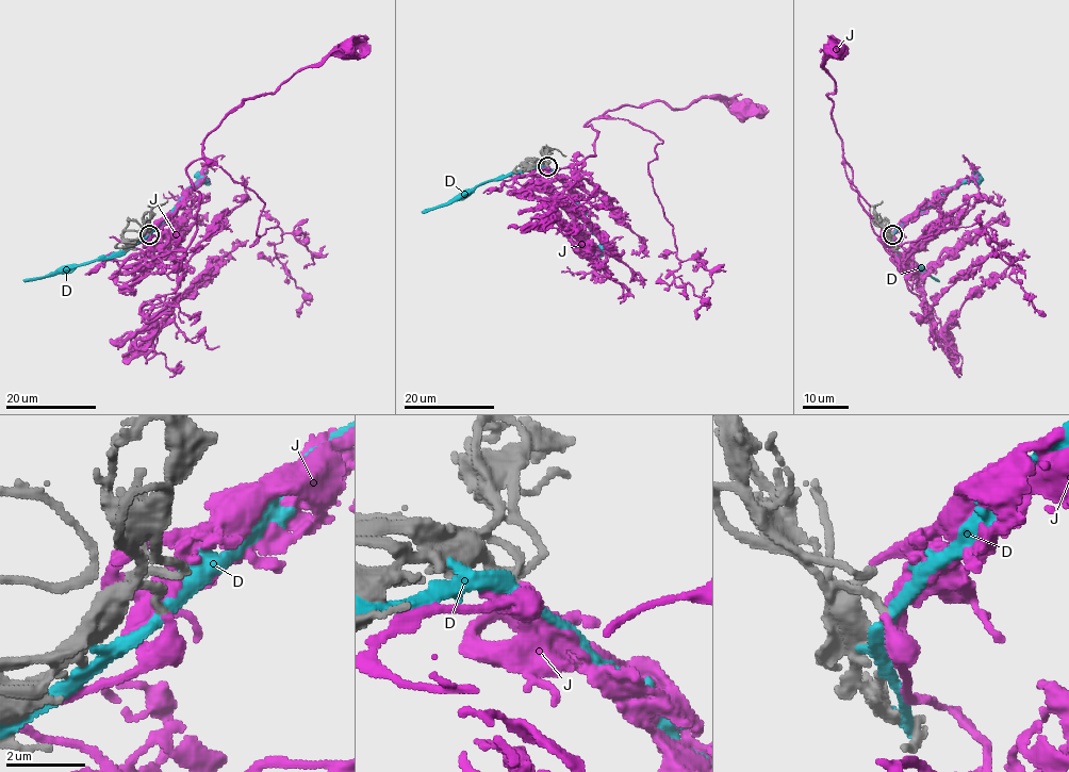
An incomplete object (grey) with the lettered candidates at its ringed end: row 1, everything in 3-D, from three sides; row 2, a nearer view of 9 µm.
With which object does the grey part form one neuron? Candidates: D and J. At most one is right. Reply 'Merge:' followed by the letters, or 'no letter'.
Merge: J

